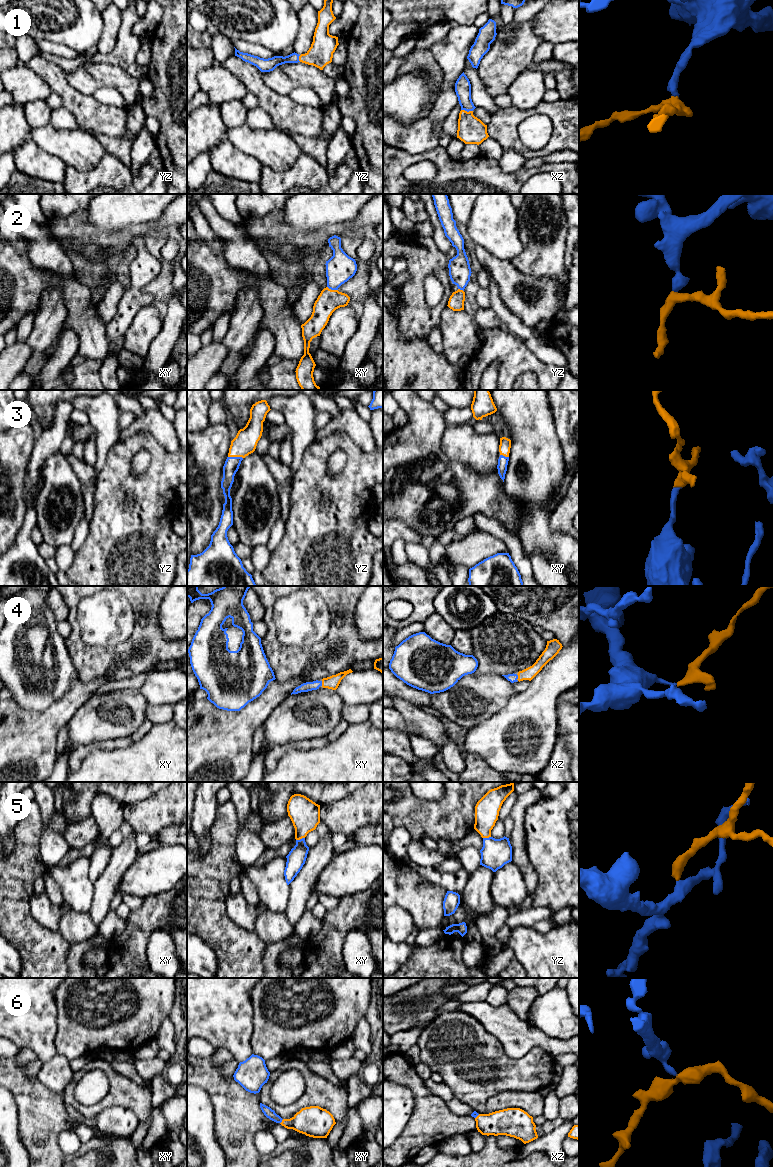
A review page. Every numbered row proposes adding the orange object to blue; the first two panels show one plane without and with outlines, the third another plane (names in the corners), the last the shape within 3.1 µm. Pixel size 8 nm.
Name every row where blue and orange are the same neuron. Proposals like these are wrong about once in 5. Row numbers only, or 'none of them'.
1, 2, 3, 4, 5, 6

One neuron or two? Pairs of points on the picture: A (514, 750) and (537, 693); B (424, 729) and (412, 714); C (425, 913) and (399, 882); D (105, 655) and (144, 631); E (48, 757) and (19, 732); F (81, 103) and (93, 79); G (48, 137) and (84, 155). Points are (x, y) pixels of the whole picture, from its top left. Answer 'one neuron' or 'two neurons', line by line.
A: one neuron
B: one neuron
C: one neuron
D: one neuron
E: one neuron
F: two neurons
G: one neuron

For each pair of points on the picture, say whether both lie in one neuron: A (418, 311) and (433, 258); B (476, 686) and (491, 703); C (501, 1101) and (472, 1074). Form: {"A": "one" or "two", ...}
{"A": "one", "B": "one", "C": "two"}

